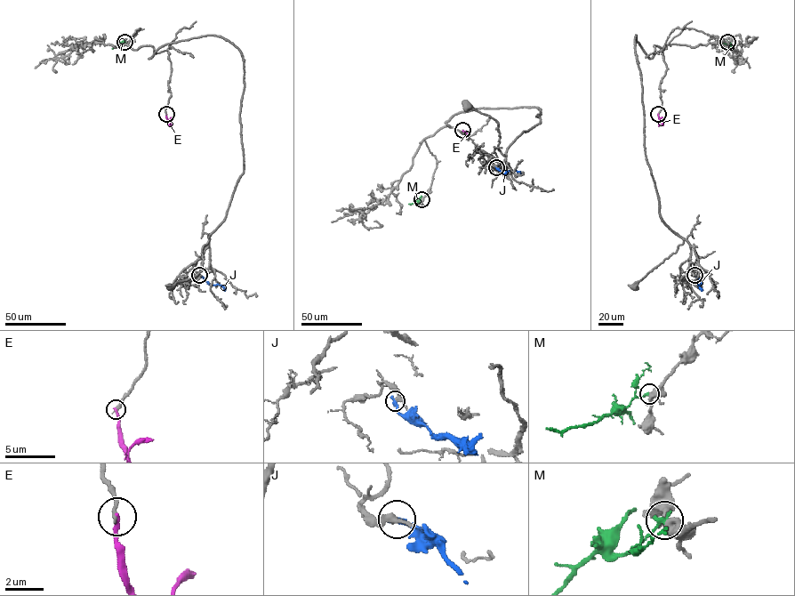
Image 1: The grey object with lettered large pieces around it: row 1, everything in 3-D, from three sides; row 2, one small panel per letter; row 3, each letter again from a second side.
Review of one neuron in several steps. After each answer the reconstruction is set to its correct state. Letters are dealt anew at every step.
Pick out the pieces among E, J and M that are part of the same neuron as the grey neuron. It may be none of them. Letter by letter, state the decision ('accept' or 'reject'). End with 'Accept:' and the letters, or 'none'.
E: reject
J: reject
M: reject
Accept: none

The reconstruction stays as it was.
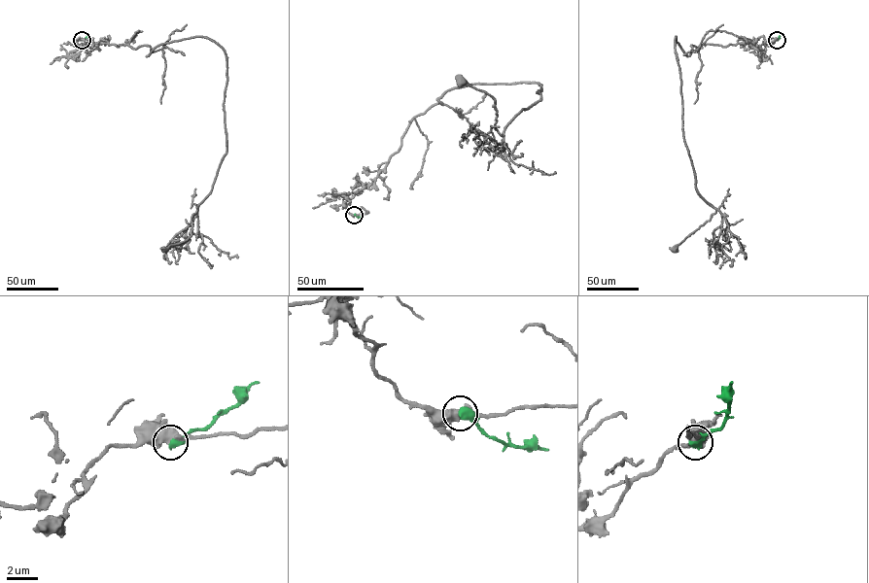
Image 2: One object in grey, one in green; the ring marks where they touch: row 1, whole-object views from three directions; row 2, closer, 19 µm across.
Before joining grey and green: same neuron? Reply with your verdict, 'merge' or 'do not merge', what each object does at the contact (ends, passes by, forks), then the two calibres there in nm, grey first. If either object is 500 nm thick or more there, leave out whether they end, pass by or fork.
do not merge | 550/550 nm

